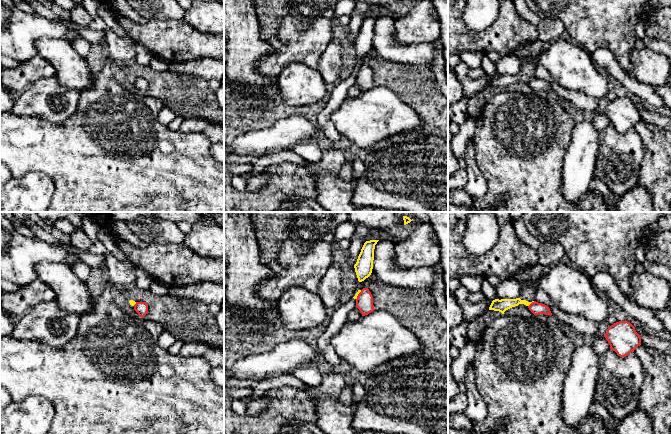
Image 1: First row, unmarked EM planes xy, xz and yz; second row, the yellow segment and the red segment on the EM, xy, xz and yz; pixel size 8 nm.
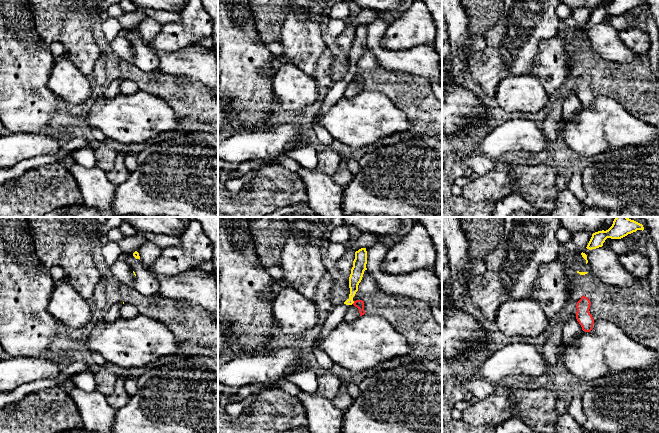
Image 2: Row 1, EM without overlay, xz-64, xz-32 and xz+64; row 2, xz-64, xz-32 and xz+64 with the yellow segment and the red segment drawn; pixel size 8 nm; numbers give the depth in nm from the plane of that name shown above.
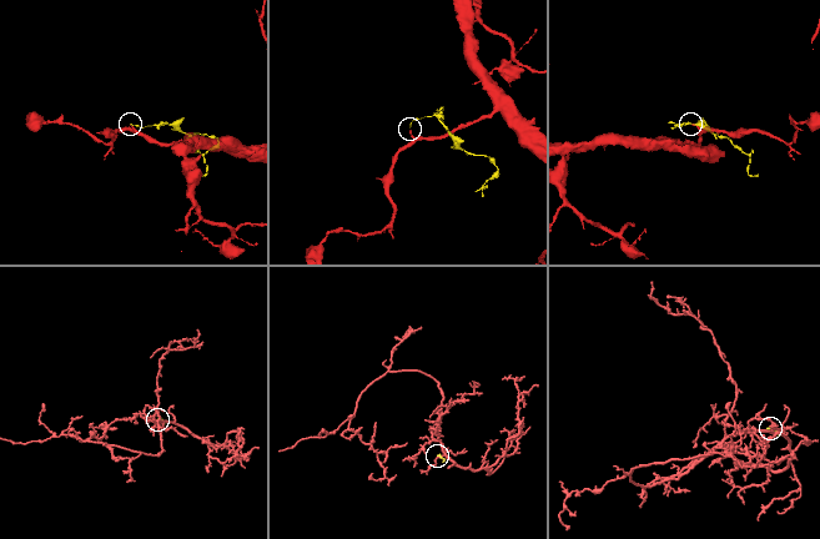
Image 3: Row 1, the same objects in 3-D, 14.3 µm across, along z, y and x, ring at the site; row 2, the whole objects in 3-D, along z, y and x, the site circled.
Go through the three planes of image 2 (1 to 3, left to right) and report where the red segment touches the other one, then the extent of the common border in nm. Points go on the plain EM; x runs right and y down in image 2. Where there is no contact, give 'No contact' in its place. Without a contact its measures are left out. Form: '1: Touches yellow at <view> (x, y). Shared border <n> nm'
1: No contact
2: Touches yellow at xz-32 (353, 78). Shared border 30 nm
3: No contact

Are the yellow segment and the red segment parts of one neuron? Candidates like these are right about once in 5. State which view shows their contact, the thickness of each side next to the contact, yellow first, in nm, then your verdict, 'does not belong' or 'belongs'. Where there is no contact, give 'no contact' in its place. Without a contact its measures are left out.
contact in yz; calibres 100 and 100 nm; does not belong

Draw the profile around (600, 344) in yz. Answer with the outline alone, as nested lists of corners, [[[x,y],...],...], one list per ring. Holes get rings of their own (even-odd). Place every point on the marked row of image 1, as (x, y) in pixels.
[[[596,336],[591,340],[592,347],[595,350],[595,352],[601,356],[604,352],[606,352],[609,348],[610,345],[606,338],[604,336]]]

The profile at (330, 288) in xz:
[[[332,261],[325,275],[322,277],[317,294],[324,305],[337,308],[341,303],[342,270],[338,262]]]

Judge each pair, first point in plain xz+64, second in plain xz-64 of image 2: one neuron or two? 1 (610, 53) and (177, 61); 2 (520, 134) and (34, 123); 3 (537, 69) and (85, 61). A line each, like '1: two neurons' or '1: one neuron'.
1: one neuron
2: two neurons
3: two neurons

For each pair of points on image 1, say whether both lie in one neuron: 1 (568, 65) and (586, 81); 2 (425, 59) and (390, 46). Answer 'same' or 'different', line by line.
1: same
2: same

